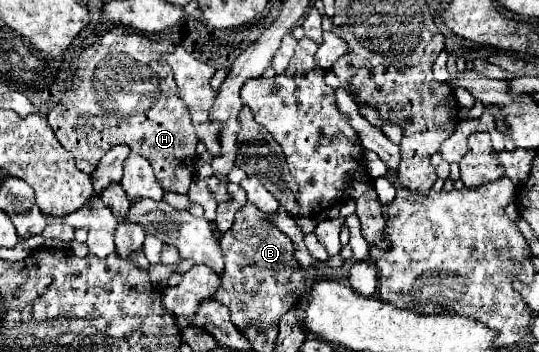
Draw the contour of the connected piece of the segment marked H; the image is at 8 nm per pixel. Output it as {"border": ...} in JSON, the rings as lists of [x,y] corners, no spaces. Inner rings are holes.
{"border":[[[115,27],[101,35],[93,45],[81,49],[81,63],[75,63],[75,71],[103,71],[103,79],[81,79],[63,93],[63,97],[53,105],[47,113],[47,123],[55,131],[59,143],[75,155],[75,163],[81,171],[91,175],[99,163],[99,159],[115,145],[127,143],[135,153],[141,153],[155,169],[155,175],[165,191],[187,193],[189,183],[193,181],[193,165],[195,165],[195,145],[197,135],[191,125],[191,115],[183,107],[177,85],[171,75],[171,67],[163,61],[167,51],[173,51],[175,45],[171,41],[155,41],[143,37],[129,27]]]}

